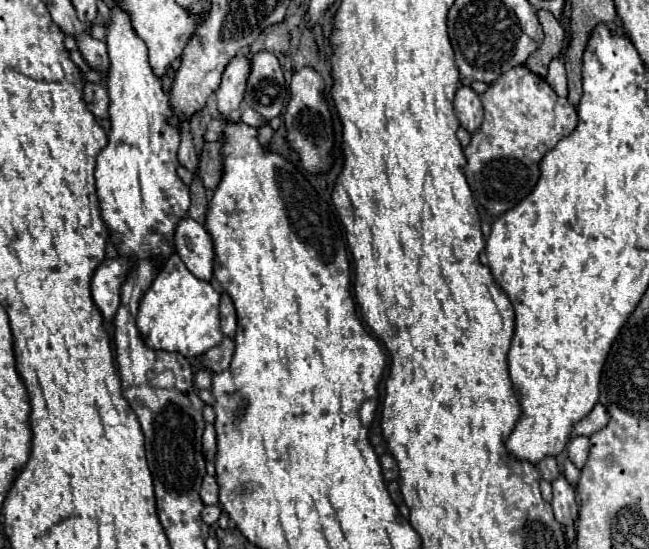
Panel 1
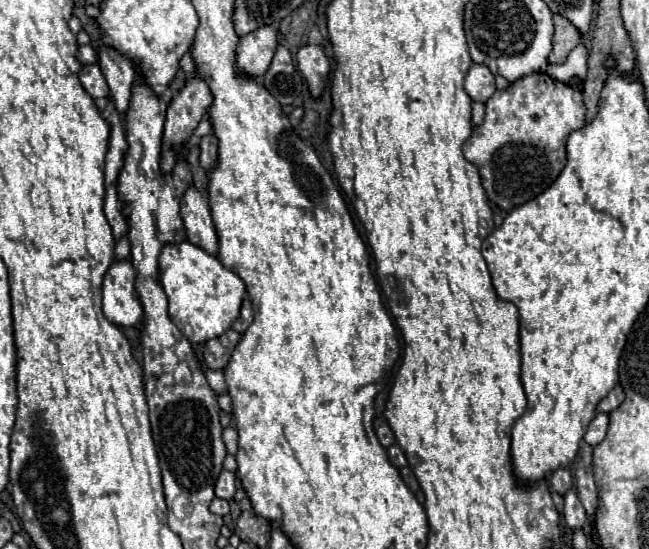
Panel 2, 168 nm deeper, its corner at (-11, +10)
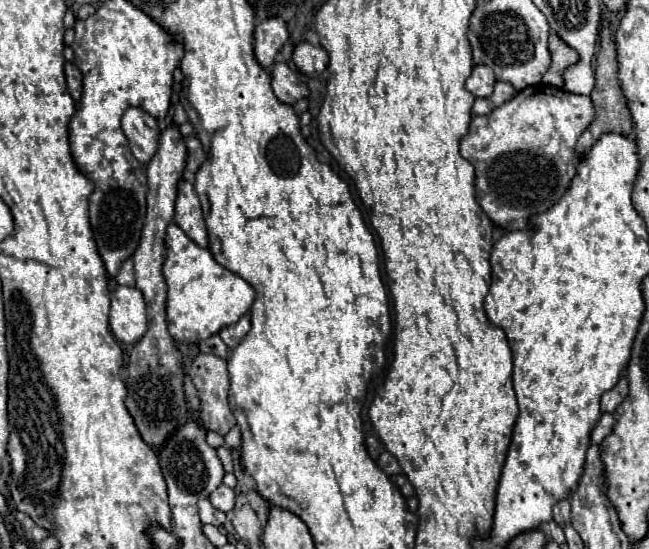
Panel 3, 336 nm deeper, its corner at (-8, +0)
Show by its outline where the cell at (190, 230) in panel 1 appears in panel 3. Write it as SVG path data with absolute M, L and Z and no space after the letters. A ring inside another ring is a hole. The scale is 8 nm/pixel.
M181 182L175 202L175 224L201 248L209 246L207 228L201 214L201 204L195 188L189 182Z

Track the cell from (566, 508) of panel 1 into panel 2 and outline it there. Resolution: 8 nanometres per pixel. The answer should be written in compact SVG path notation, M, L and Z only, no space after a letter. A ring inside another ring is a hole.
M572 488L566 496L564 496L564 522L566 522L566 528L570 528L572 532L578 530L578 528L584 528L588 524L588 516L576 496L576 490Z

